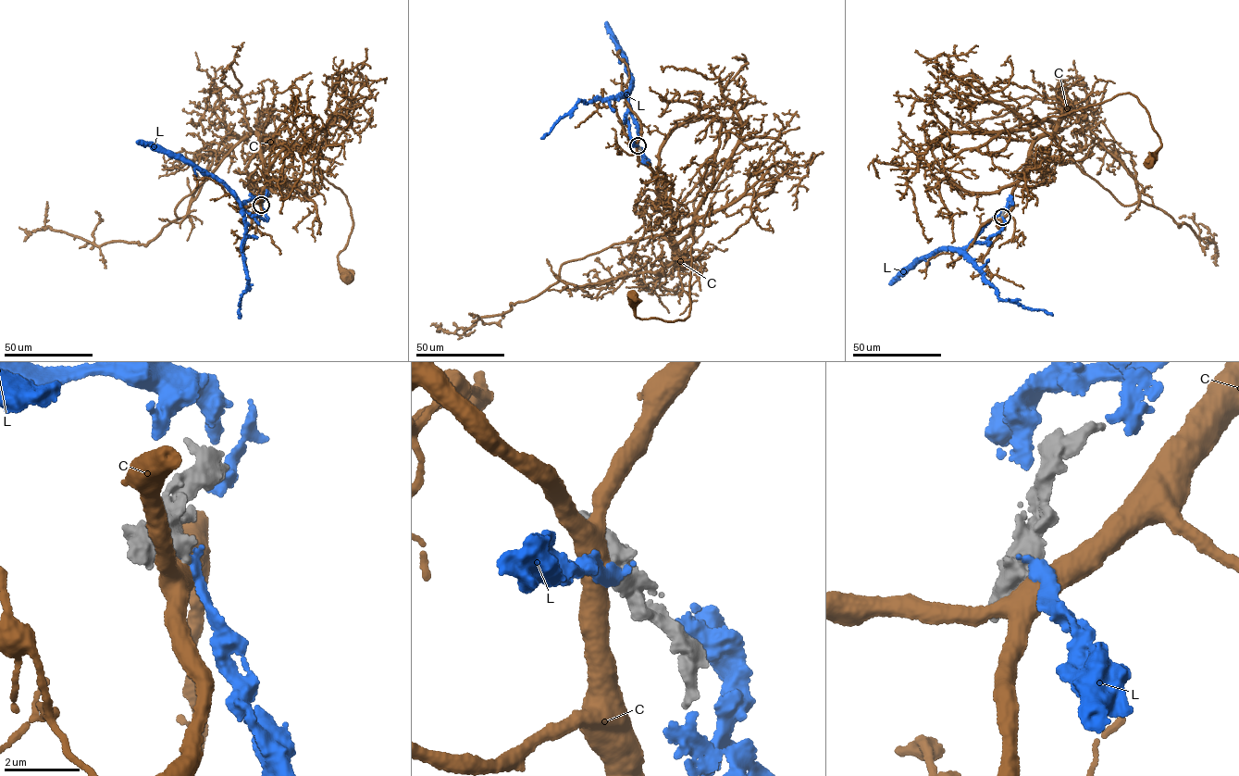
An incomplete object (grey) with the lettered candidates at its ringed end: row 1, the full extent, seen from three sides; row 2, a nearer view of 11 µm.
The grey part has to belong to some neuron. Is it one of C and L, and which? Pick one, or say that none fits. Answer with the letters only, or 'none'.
L

